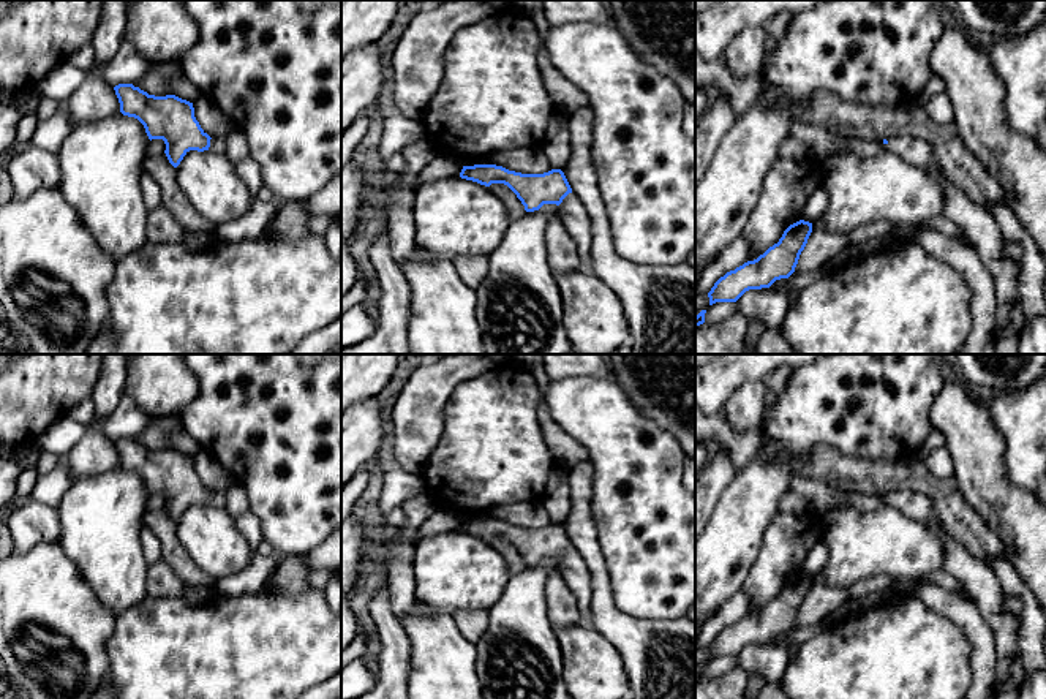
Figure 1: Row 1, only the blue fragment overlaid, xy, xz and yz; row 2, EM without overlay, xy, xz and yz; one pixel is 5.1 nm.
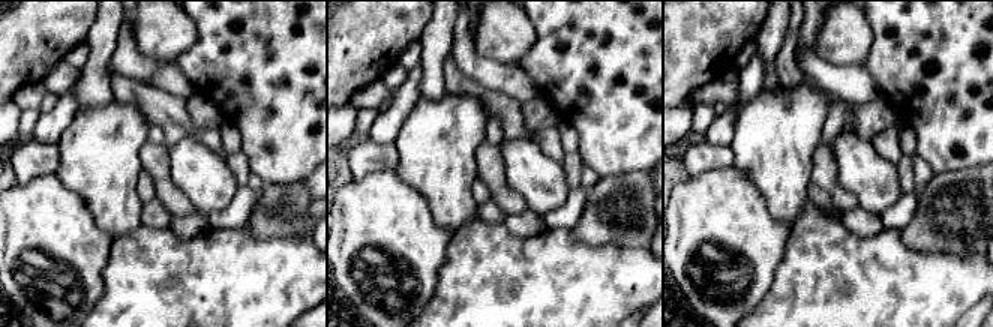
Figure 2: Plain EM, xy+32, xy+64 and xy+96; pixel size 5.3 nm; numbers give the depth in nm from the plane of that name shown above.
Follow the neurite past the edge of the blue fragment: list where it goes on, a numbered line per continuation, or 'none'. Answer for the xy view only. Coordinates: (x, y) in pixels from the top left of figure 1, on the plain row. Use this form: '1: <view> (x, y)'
1: xy (217, 498)

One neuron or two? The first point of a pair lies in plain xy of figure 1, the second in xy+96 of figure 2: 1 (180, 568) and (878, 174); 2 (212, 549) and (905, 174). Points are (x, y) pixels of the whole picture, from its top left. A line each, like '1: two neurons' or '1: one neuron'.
1: two neurons
2: two neurons

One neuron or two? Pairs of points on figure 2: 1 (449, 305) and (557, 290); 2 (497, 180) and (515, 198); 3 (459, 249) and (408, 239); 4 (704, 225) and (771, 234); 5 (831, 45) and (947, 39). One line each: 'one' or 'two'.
1: one
2: one
3: two
4: one
5: two

